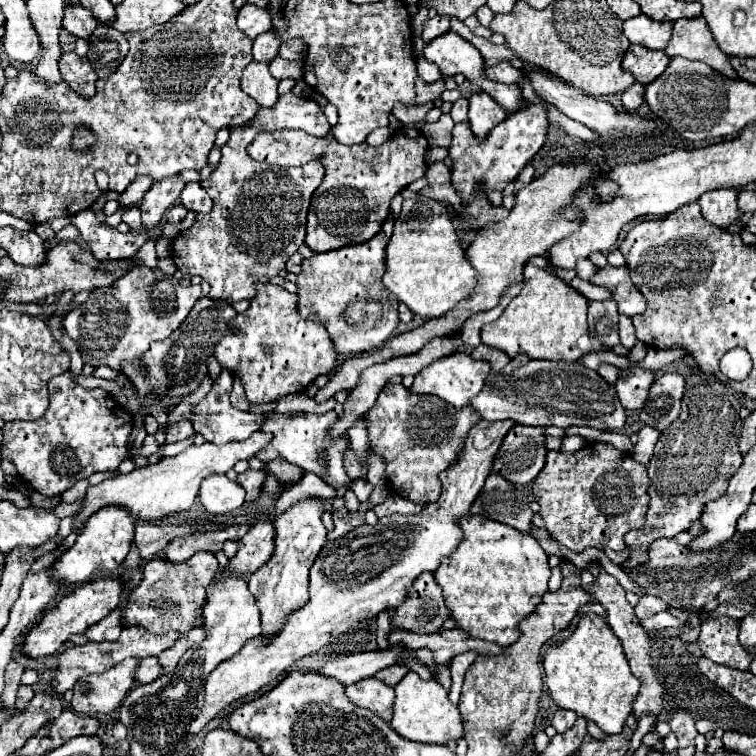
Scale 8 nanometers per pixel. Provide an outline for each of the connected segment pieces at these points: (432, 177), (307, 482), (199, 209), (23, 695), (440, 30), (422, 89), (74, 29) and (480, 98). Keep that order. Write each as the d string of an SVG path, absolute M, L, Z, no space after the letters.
M443 161L431 163L427 173L425 173L425 179L427 179L427 187L421 189L421 195L437 199L437 201L451 203L453 209L457 209L461 197L457 195L455 187L451 183L451 171Z
M307 472L304 478L289 489L285 489L276 502L275 514L272 516L273 523L277 514L295 504L300 499L307 497L321 497L326 500L333 500L337 491L326 484L319 476Z
M187 183L183 193L181 193L181 205L187 211L195 211L195 213L209 213L213 207L211 197L205 193L205 189L201 189L199 183Z
M27 685L19 687L19 695L17 695L17 701L15 701L17 709L23 711L23 709L27 707L27 703L31 701L31 697L33 697L33 689L31 689L31 687L27 687Z
M435 15L433 19L427 19L425 25L423 25L423 35L421 39L425 43L433 41L435 37L441 37L445 33L451 31L451 23L449 23L449 17L441 17L441 15Z
M421 79L415 81L415 101L411 105L425 105L425 103L433 103L441 97L441 93L445 91L445 83L443 81L435 81L435 83L425 83Z
M81 5L65 7L63 29L67 29L71 35L81 37L81 39L89 39L97 25L99 25L99 21L93 17L93 13L89 13L89 9L83 9Z
M475 93L469 99L469 125L479 141L483 141L491 133L491 129L505 119L507 111L487 93Z

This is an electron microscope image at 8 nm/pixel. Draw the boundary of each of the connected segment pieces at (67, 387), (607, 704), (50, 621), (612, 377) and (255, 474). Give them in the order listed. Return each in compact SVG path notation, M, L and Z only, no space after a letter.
M61 373L49 379L49 409L37 421L7 421L3 427L3 445L1 453L9 461L15 463L21 479L25 483L47 495L61 495L69 487L73 487L79 479L87 479L93 473L115 471L123 459L127 459L129 435L133 429L133 415L121 407L113 397L103 389L85 389L77 385L73 373Z
M583 615L569 639L547 649L543 667L549 693L561 709L571 709L579 717L597 723L607 735L623 729L625 719L633 713L633 699L639 693L639 681L629 671L621 643L599 615Z
M99 577L91 583L77 587L73 593L65 595L53 609L49 609L41 623L35 623L25 635L25 643L21 653L27 657L47 657L59 651L59 647L69 639L69 635L81 635L87 627L95 625L103 617L107 617L121 603L121 591L125 589L121 577Z
M601 363L599 367L597 367L597 373L605 379L605 381L609 381L611 385L617 381L617 375L619 375L619 369L615 367L615 365L609 365L609 363Z
M247 469L245 473L241 473L237 477L239 485L247 491L247 499L245 501L257 501L257 497L261 497L261 489L263 489L263 483L265 483L265 471L253 471L253 469Z

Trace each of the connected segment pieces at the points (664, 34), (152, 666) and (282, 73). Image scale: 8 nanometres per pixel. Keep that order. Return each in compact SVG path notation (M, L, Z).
M637 15L623 23L623 33L631 43L645 45L647 49L665 49L671 37L673 23L659 23L649 19L647 15Z
M157 657L141 659L137 665L137 671L135 671L135 683L137 685L151 683L153 679L159 677L159 673L161 673L161 665L157 665Z
M275 57L271 61L271 73L275 79L301 79L303 63L301 61L285 61L281 57Z

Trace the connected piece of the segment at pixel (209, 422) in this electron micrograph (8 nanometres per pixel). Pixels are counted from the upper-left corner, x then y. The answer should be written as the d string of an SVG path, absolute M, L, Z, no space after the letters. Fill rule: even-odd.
M223 369L219 379L213 383L211 391L205 395L205 399L201 399L197 403L197 407L191 409L191 423L195 427L195 433L201 433L205 437L205 441L211 441L211 443L217 443L217 445L225 445L229 441L243 441L251 433L259 431L263 415L251 415L251 413L235 409L229 403L231 385L233 385L233 373L229 369Z

